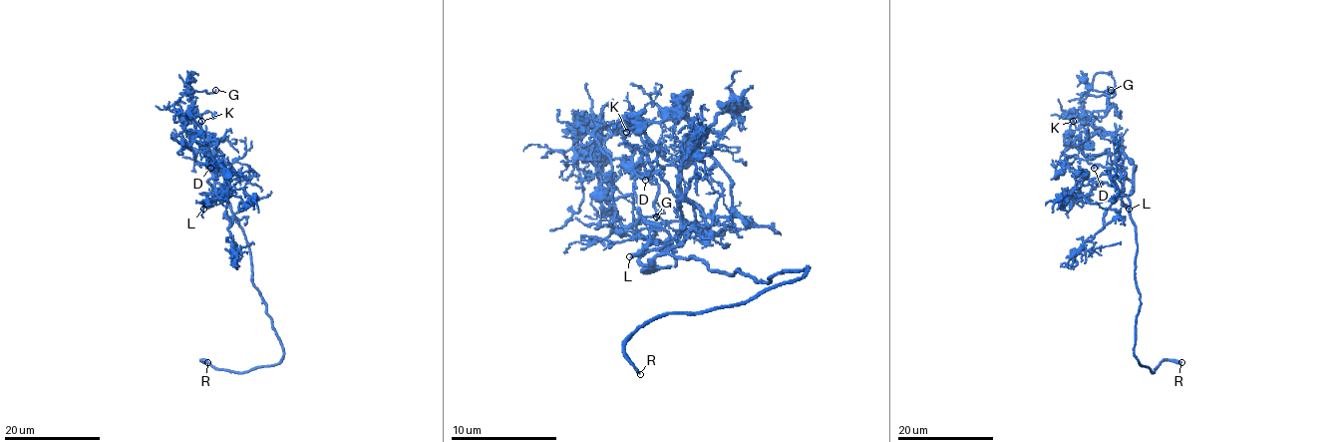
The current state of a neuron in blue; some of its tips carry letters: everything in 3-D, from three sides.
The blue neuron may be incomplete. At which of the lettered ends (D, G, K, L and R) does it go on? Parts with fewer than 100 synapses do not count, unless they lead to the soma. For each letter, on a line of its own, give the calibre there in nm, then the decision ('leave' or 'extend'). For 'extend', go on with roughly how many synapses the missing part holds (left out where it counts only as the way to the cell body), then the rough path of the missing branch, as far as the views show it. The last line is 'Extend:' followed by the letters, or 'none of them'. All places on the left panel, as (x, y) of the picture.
D: 150 nm thick; extend; about 130 synapses; missing branch runs (210, 168), (207, 171), (192, 171), (175, 192)
G: 160 nm thick; leave
K: 170 nm thick; leave
L: 280 nm thick; leave
R: 240 nm thick; extend
Extend: D, R

